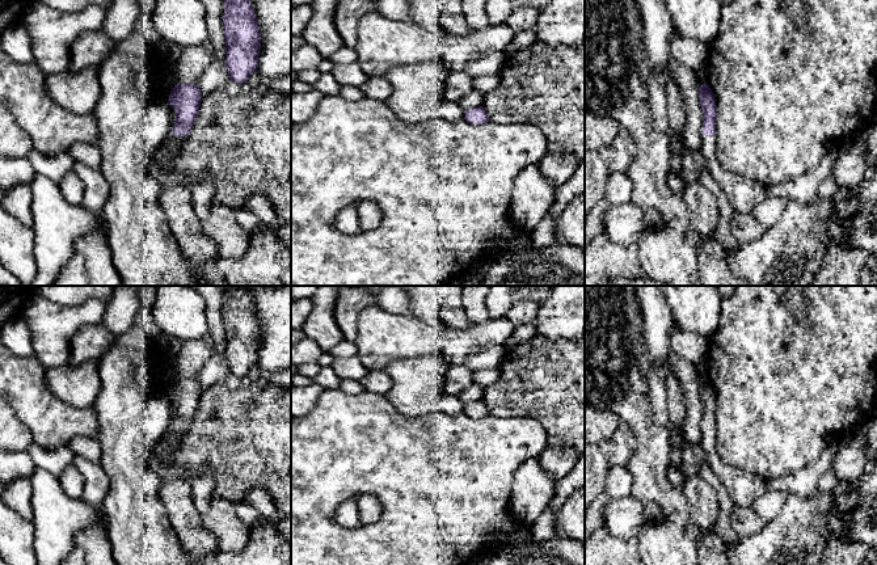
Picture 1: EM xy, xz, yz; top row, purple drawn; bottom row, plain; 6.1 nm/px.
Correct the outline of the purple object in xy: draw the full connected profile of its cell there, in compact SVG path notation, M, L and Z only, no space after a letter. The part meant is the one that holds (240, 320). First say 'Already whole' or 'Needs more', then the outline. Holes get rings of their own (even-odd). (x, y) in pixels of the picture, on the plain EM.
Already whole. M224 286L225 362L233 376L246 376L258 362L261 326L250 286Z

